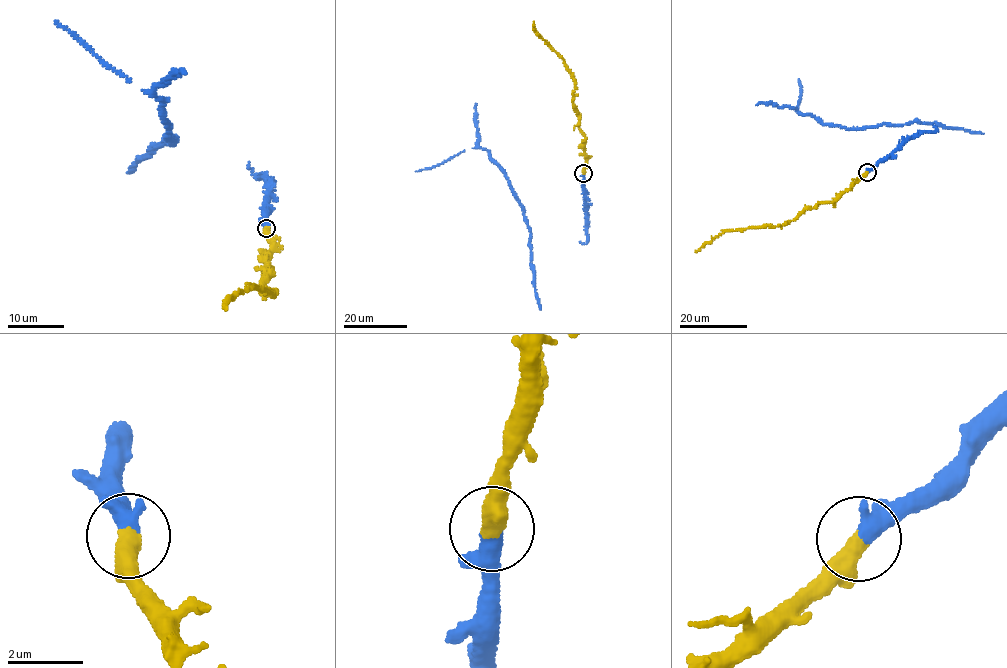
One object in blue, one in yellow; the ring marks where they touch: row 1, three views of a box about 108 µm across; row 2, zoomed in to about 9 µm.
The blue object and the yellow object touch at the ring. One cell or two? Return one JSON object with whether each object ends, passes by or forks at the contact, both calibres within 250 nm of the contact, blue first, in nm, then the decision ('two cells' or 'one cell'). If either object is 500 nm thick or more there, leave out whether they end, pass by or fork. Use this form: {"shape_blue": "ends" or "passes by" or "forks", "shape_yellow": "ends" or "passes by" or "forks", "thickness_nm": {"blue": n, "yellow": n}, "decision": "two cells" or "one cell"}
{"thickness_nm": {"blue": 480, "yellow": 550}, "decision": "one cell"}

